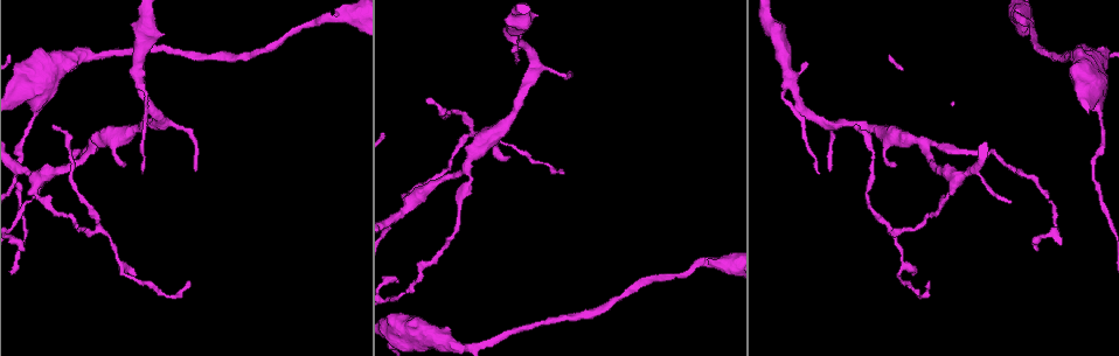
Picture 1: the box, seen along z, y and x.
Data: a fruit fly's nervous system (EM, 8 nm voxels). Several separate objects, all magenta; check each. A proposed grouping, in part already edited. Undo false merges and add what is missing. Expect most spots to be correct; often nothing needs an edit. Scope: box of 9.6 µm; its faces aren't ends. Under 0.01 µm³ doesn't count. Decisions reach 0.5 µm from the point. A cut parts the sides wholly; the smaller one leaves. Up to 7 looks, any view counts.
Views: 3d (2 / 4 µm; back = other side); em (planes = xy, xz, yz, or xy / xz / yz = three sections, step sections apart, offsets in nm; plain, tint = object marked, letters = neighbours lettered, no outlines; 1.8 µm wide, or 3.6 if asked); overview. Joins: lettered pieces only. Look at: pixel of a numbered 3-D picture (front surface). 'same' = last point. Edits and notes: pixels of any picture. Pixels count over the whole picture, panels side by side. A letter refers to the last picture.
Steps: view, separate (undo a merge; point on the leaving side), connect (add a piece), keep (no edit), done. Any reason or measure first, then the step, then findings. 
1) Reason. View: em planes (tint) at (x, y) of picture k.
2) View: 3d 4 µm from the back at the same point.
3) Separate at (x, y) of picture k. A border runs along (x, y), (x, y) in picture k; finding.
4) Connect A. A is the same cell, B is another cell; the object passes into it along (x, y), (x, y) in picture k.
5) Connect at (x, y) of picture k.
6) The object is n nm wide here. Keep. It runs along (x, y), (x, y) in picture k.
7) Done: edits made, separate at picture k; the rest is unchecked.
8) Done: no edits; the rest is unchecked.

Long arm stops here. View: 3d 4 µm at (1038, 249) of picture 1.

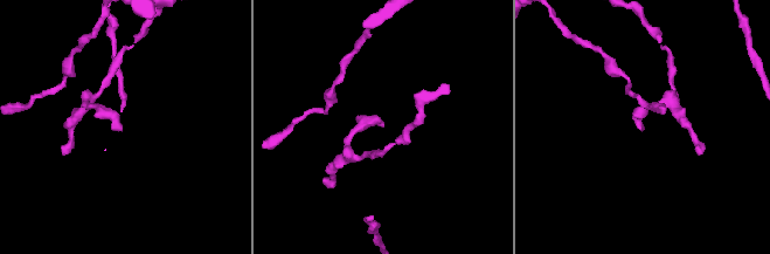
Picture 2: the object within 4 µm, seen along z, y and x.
Now the EM. View: em xy step 16 (letters) at (121, 129) of picture 2.

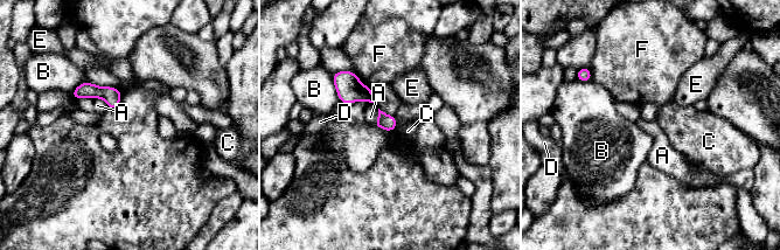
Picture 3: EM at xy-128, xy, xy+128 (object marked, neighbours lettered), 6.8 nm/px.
View: em planes (letters) at the same point.

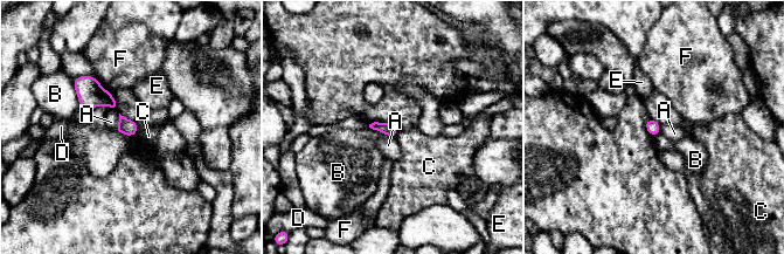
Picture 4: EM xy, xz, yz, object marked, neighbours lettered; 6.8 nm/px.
Keep. A, B, C, D, E and F are other cells; none of them fits.

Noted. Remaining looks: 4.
Tapers out. View: 3d 2 µm at (515, 61) of picture 1.

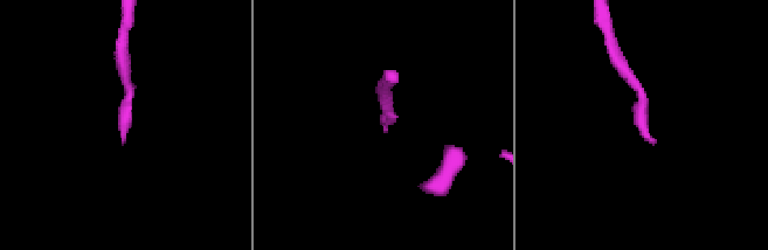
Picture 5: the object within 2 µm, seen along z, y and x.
Shape alone is not enough. View: em planes (tint) at (652, 143) of picture 5.

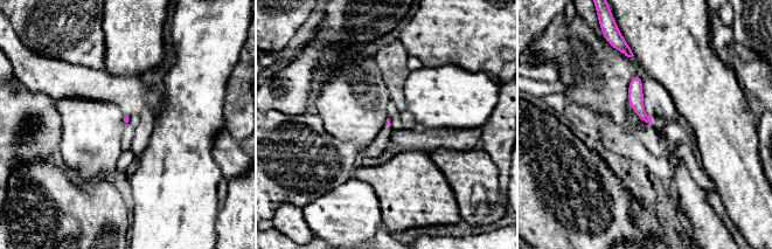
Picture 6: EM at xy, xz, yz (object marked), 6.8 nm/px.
What lies round it. View: em planes (letters) at the same point.

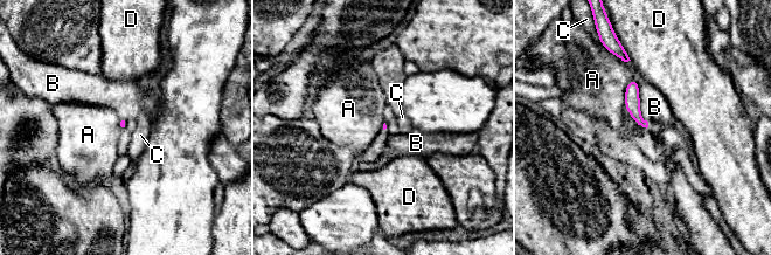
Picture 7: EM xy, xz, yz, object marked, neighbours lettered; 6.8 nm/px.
Keep. A, B, C and D are other cells; a border runs along (634, 77), (625, 108), (646, 128) in picture 7; no lettered piece goes on from it.

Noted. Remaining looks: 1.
Done: no edits; the rest is unchecked.

